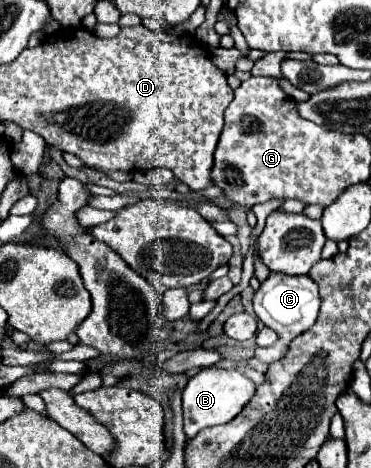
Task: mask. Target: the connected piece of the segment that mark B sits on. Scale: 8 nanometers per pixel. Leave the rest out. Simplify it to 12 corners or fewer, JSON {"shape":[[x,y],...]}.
{"shape":[[205,368],[183,390],[187,438],[233,420],[255,384]]}

